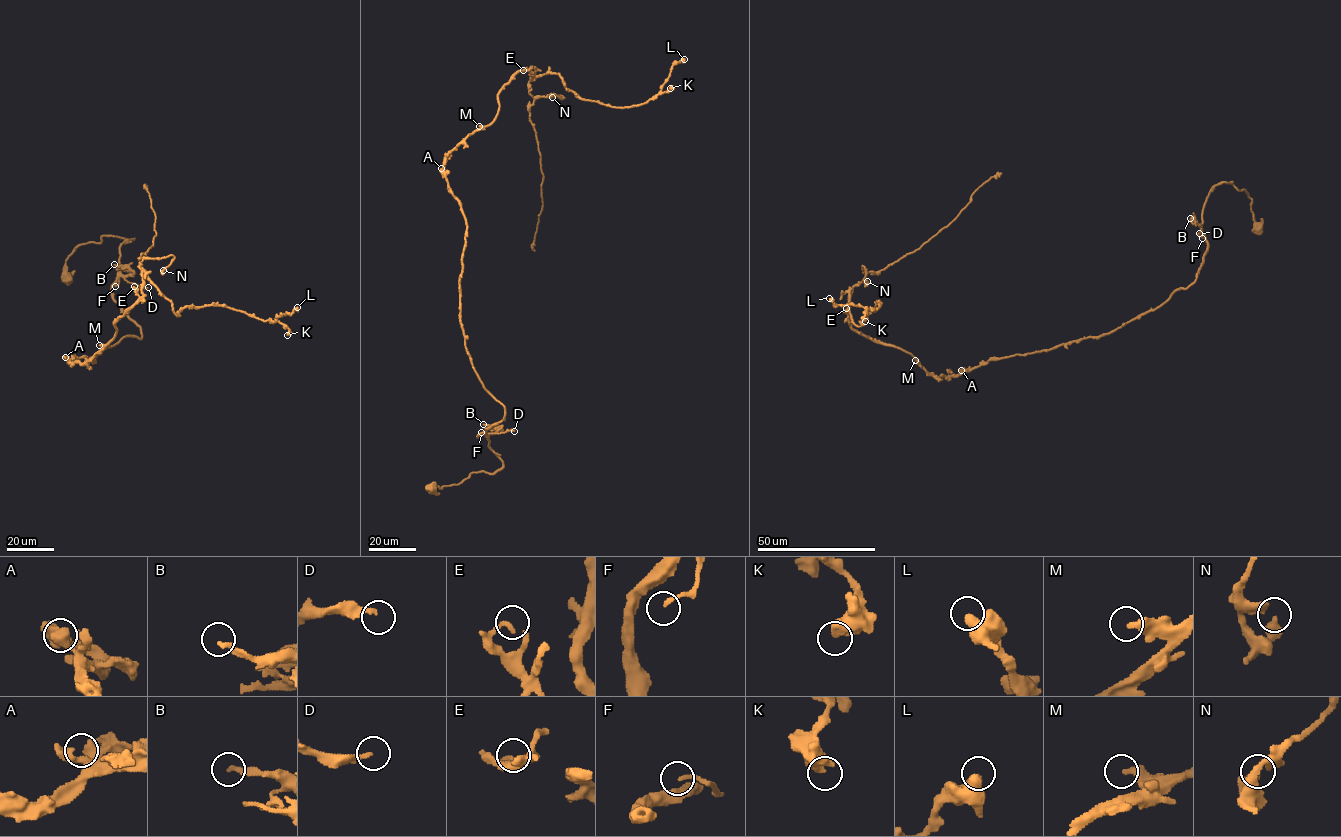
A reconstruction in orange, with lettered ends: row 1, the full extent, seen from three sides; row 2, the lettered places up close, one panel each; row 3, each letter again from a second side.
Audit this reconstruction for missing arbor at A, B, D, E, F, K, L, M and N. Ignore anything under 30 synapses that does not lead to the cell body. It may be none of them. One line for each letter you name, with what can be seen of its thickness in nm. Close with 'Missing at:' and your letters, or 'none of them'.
Missing at: none of them

